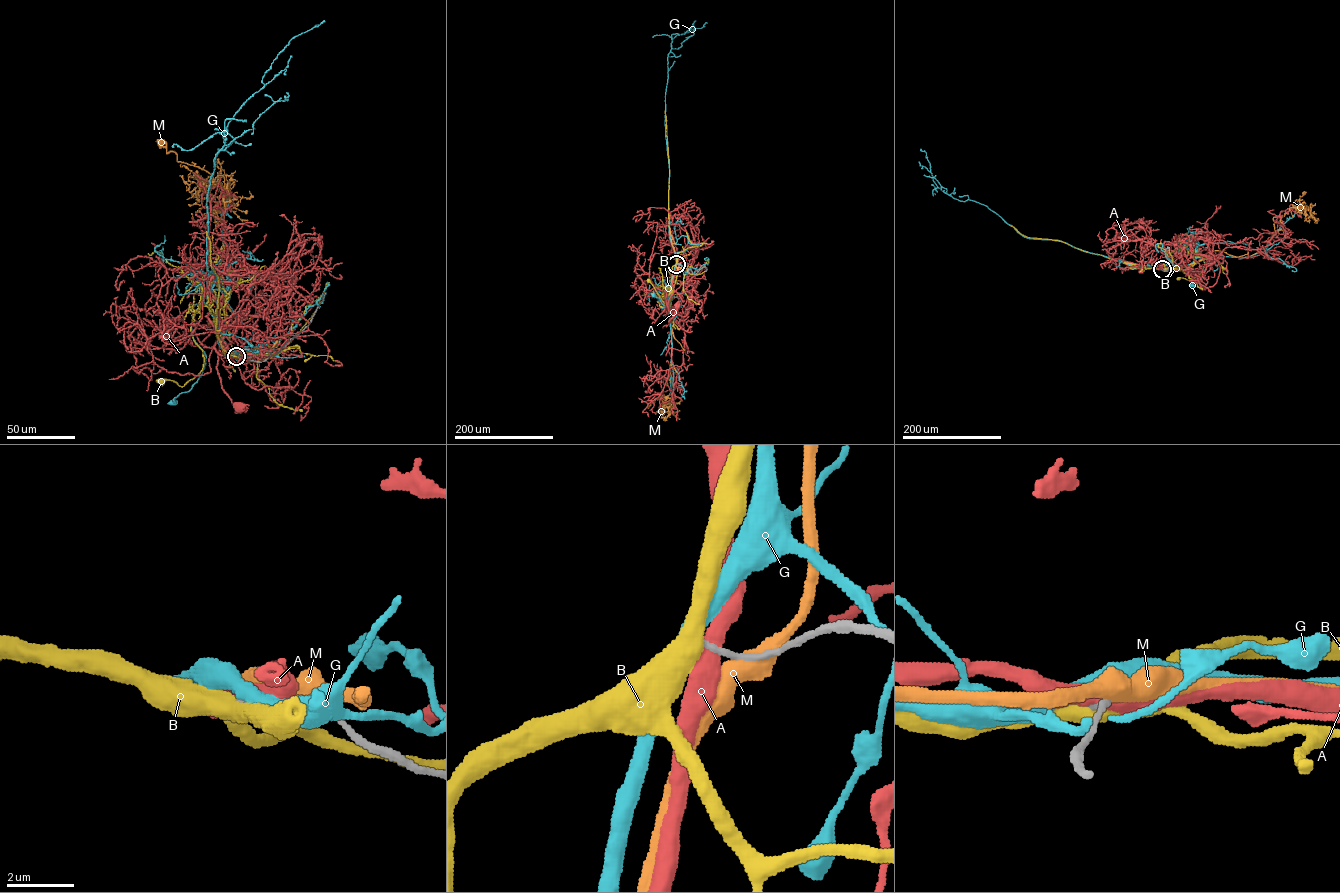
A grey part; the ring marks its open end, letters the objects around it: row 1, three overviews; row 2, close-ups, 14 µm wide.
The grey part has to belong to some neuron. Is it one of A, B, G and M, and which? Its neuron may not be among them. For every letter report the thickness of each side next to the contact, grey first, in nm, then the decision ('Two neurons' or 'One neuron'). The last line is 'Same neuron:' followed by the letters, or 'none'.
A: Thickness 240 nm (grey) against 550 nm. Two neurons
B: Thickness 200 nm (grey) against 550 nm. Two neurons
G: Thickness 190 nm (grey) against 480 nm. Two neurons
M: Thickness 160 nm (grey) against 550 nm. Two neurons
Same neuron: none

